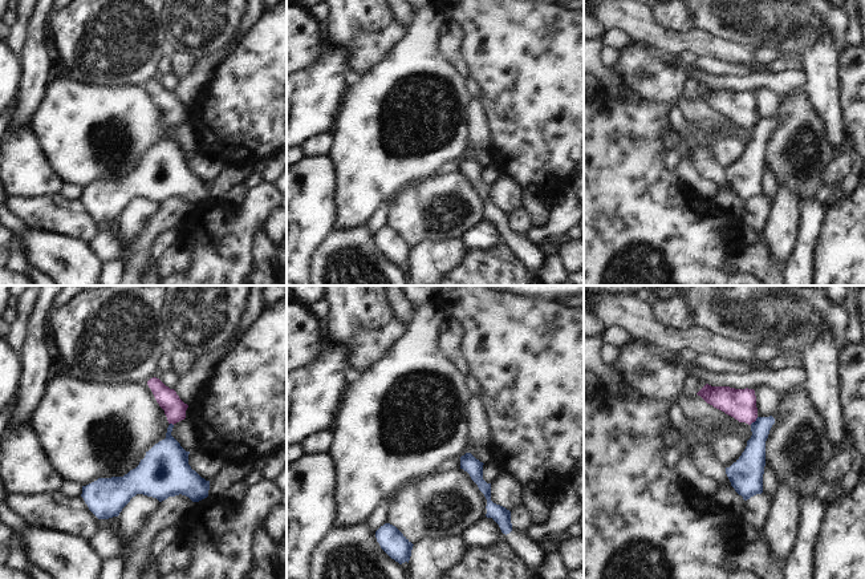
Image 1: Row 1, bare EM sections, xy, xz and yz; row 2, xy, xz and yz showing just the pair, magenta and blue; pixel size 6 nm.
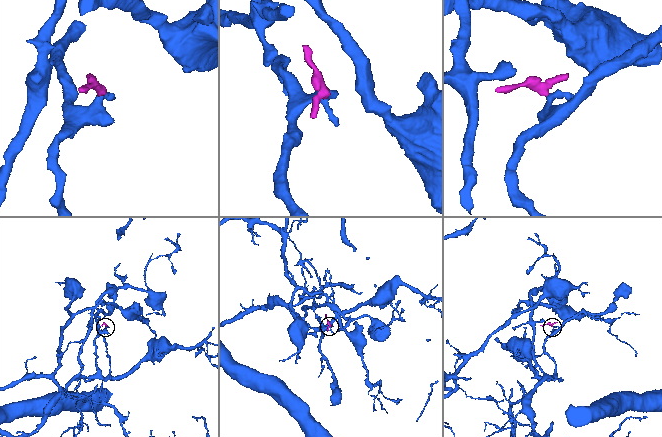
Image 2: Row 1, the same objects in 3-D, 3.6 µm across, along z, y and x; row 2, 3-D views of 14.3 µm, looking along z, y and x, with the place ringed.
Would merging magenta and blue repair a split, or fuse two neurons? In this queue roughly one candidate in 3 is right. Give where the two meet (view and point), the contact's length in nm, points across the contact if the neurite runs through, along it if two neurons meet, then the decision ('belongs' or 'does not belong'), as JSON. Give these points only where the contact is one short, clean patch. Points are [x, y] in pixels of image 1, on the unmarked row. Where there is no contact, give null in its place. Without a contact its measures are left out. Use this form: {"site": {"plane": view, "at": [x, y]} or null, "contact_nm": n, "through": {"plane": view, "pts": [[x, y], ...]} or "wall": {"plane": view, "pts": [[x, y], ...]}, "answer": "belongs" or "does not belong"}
{"site": {"plane": "yz", "at": [754, 124]}, "contact_nm": 70, "wall": {"plane": "yz", "pts": [[758, 120], [750, 126]]}, "answer": "does not belong"}

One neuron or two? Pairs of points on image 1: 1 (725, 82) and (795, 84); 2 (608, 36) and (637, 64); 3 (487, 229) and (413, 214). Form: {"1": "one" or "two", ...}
{"1": "one", "2": "two", "3": "two"}

